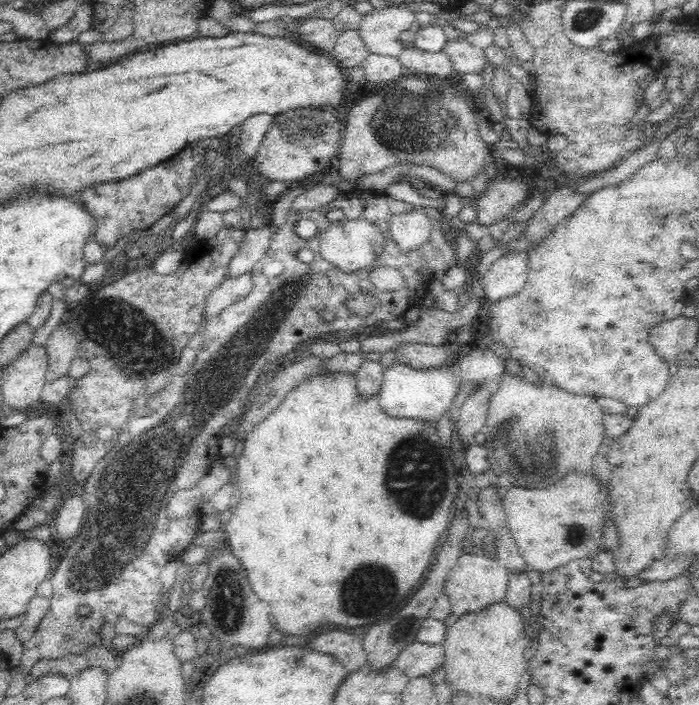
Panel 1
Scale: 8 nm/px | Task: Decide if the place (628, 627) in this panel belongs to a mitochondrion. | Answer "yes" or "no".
no

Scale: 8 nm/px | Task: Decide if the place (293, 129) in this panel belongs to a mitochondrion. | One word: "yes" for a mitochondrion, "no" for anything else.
yes

